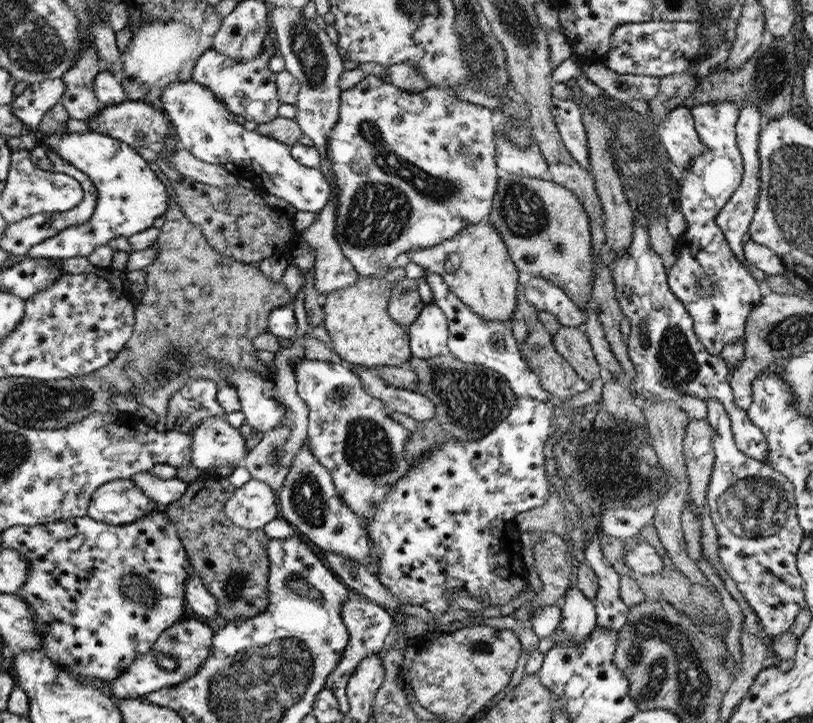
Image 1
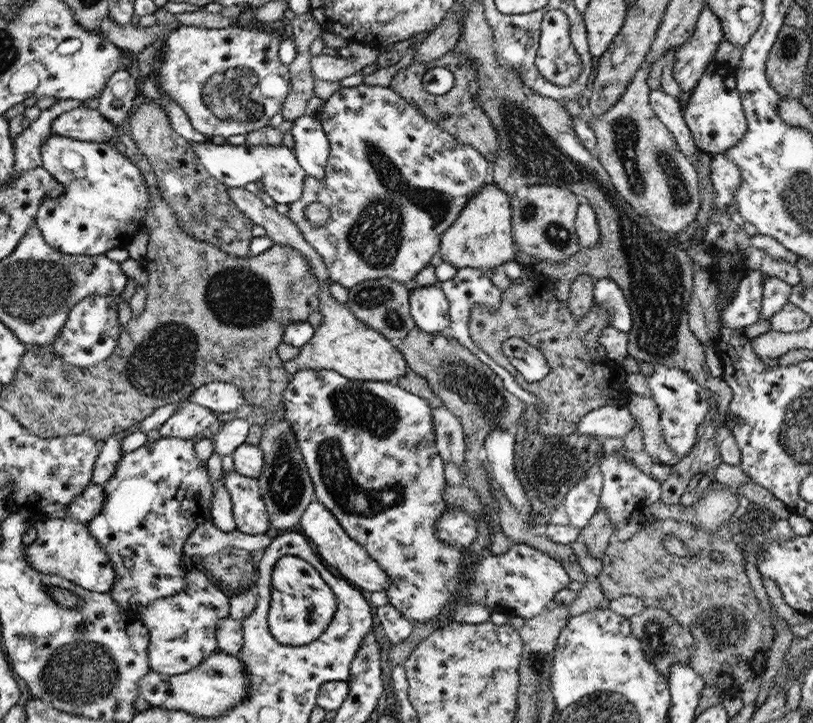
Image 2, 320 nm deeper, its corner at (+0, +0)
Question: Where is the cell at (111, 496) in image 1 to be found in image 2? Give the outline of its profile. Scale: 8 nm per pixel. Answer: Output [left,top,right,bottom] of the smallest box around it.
[66,485,106,524]

